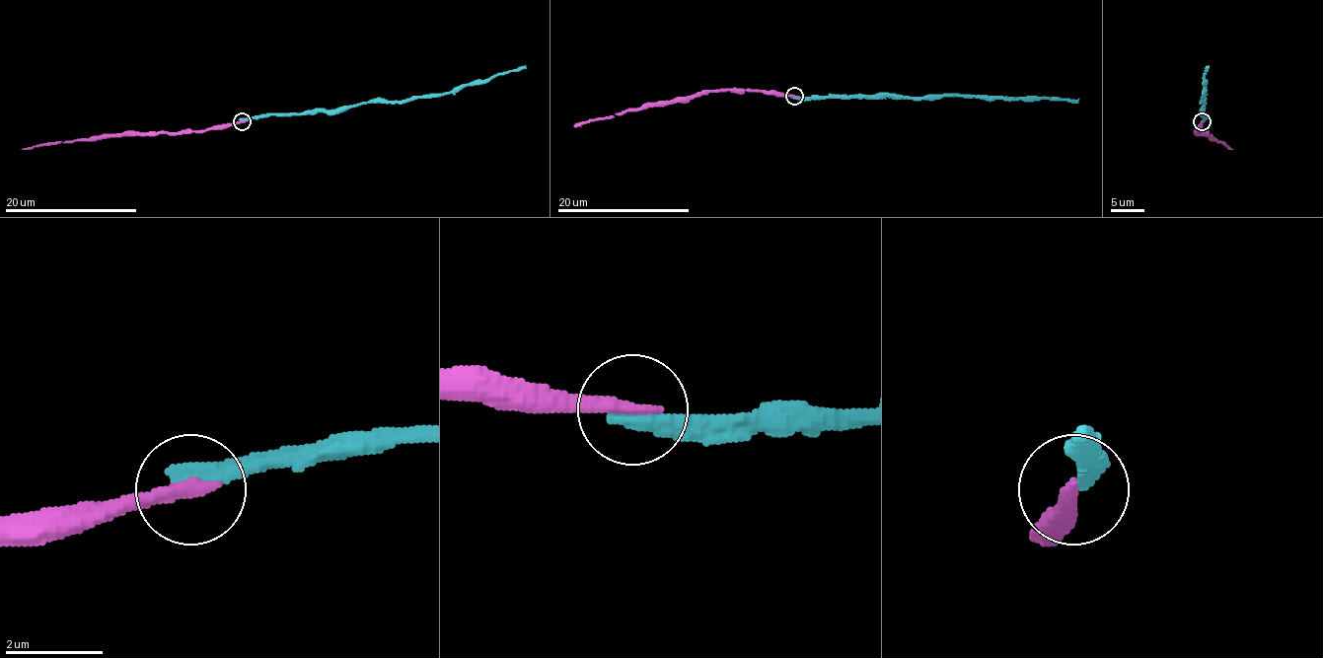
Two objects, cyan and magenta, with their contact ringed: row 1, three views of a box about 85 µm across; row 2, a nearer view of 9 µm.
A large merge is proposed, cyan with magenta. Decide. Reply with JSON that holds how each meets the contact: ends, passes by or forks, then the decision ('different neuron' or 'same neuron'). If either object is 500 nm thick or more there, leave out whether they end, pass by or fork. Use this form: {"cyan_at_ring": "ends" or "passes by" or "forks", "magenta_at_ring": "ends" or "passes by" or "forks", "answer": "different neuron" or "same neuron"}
{"cyan_at_ring": "ends", "magenta_at_ring": "ends", "answer": "same neuron"}

